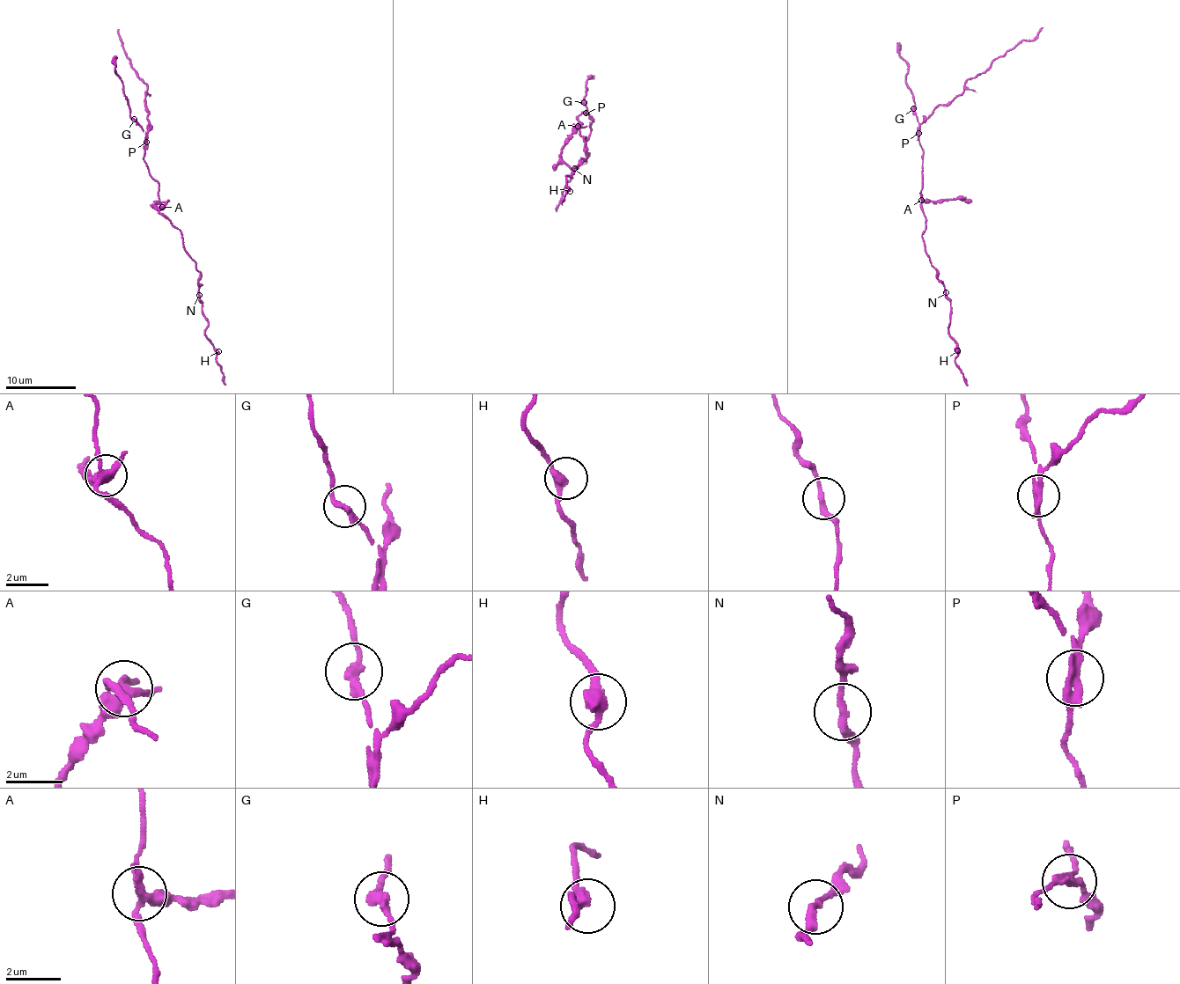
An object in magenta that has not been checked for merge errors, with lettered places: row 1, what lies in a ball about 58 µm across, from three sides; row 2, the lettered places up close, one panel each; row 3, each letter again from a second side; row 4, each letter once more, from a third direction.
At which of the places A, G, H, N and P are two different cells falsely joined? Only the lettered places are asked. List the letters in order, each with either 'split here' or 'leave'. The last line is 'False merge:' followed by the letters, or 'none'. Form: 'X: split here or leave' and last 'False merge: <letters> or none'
A: split here
G: leave
H: leave
N: leave
P: split here
False merge: A, P

